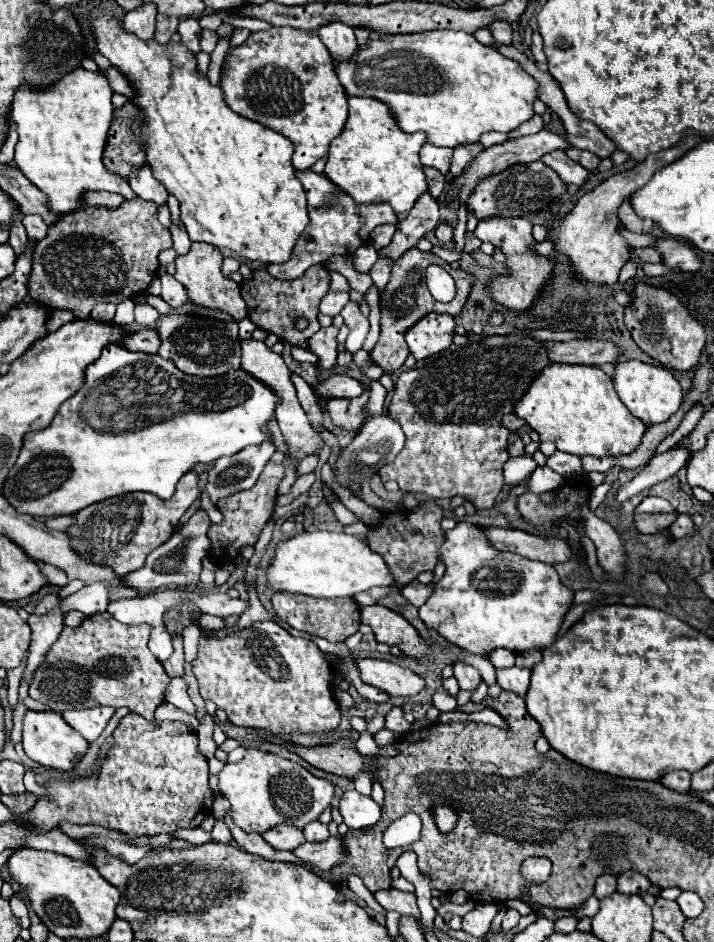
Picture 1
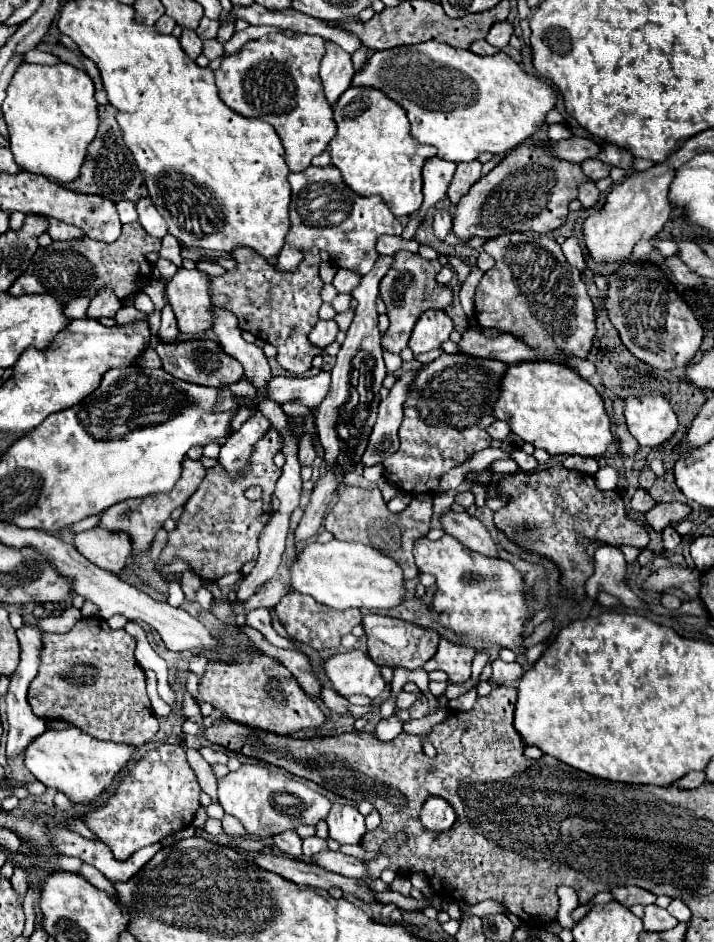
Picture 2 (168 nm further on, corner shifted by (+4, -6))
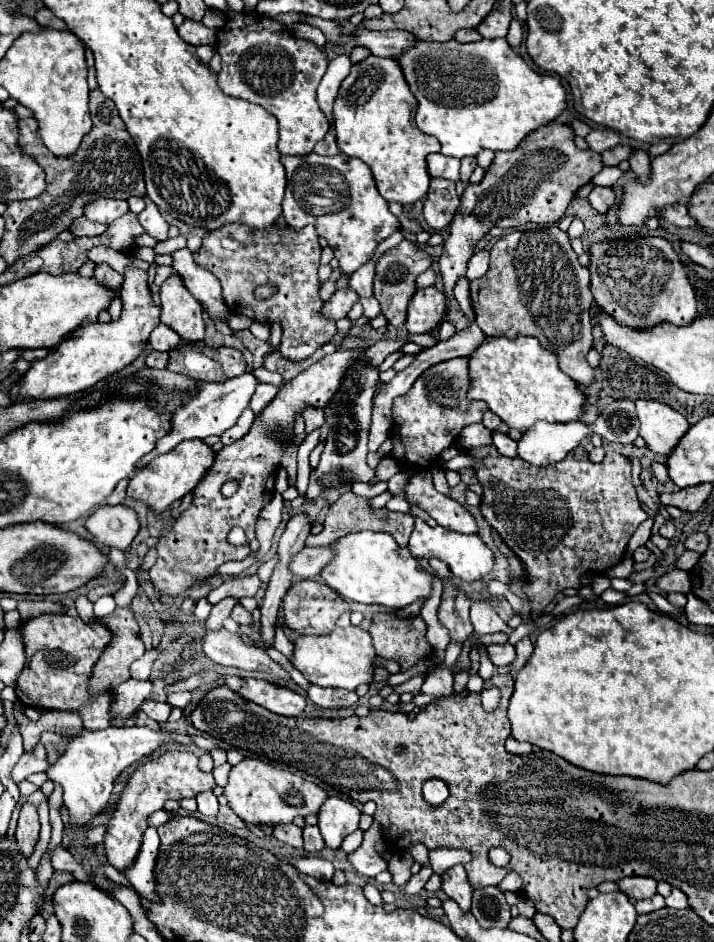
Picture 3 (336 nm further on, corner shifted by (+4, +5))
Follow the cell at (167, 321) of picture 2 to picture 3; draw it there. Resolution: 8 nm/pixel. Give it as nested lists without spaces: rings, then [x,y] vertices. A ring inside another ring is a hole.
[[[159,323],[155,329],[153,329],[153,333],[151,333],[151,337],[149,337],[149,343],[151,343],[151,347],[155,349],[155,351],[171,351],[175,345],[179,345],[181,343],[181,337],[169,327],[169,325],[165,325],[165,323]]]

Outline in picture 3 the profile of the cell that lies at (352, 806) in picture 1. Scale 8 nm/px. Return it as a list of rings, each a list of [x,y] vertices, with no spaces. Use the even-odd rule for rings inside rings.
[[[329,797],[319,811],[319,829],[325,839],[325,845],[331,849],[339,849],[341,841],[359,829],[361,811],[345,799]]]

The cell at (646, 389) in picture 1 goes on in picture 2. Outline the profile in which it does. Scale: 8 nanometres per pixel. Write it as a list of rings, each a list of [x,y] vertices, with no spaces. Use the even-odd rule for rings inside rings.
[[[661,394],[627,398],[625,418],[635,440],[649,448],[657,448],[671,440],[679,428],[673,408]]]

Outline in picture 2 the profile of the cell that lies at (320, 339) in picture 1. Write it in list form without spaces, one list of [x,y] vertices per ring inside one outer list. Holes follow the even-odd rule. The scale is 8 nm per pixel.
[[[319,320],[319,322],[315,324],[315,328],[311,330],[311,334],[309,334],[309,340],[311,340],[317,348],[323,350],[327,344],[331,344],[331,342],[335,340],[337,332],[339,332],[339,328],[337,328],[337,322],[335,322],[335,320]]]

